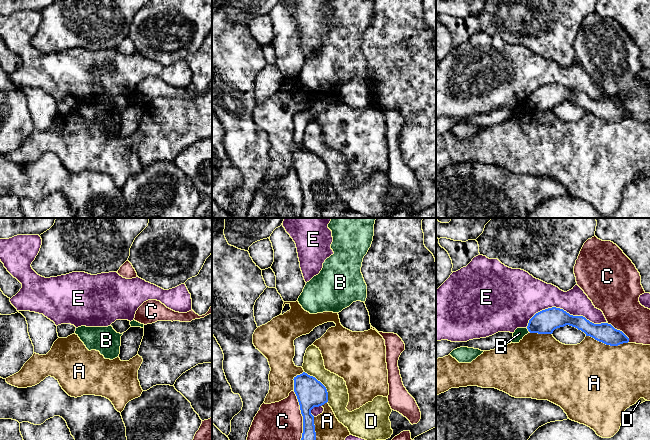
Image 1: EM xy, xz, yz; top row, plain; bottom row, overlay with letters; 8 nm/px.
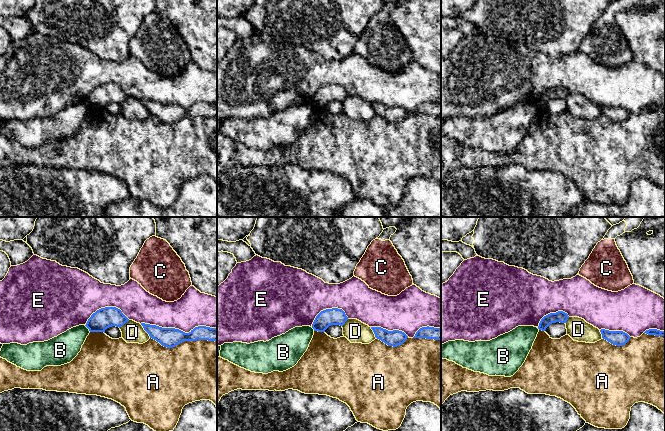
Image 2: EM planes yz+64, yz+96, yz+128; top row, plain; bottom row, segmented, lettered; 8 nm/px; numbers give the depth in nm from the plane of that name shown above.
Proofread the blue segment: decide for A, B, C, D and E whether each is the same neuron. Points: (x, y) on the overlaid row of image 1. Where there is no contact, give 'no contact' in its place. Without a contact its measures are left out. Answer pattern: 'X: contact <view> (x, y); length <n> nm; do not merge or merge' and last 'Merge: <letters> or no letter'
A: contact yz (607, 344); length 340 nm; do not merge
B: contact yz (528, 330); length 40 nm; do not merge
C: contact xz (302, 415); length 400 nm; do not merge
D: contact xz (322, 384); length 320 nm; do not merge
E: contact yz (564, 311); length 650 nm; do not merge
Merge: no letter

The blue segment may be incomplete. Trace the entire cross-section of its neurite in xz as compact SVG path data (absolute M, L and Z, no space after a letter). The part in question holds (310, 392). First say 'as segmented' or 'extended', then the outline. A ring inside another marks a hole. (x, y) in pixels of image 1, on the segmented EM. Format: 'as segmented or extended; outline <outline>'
as segmented; outline M303 372L294 377L294 392L297 396L303 416L301 440L316 440L314 416L311 410L328 402L326 387L315 377Z

